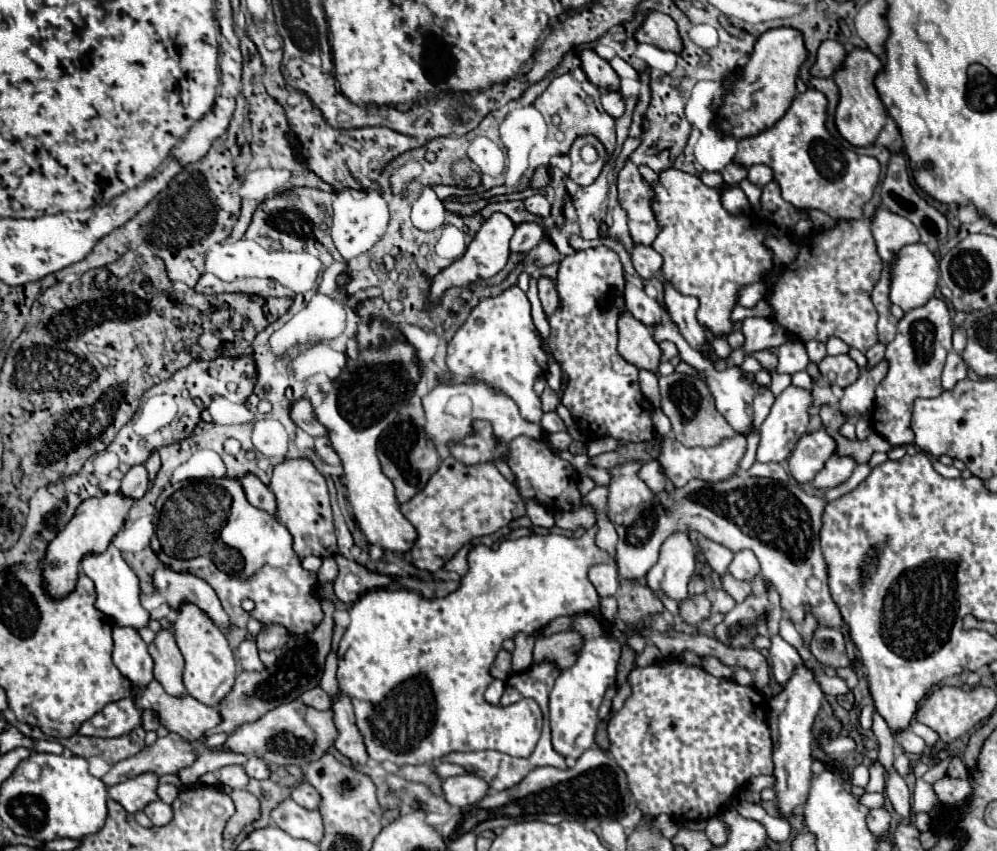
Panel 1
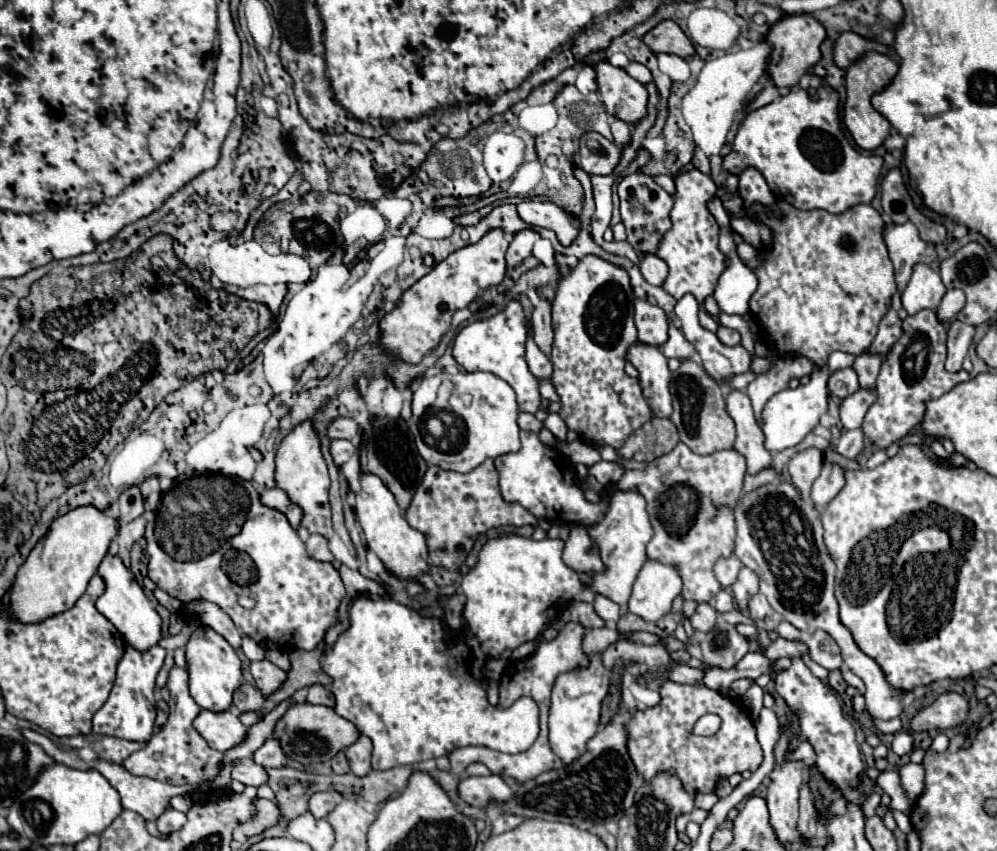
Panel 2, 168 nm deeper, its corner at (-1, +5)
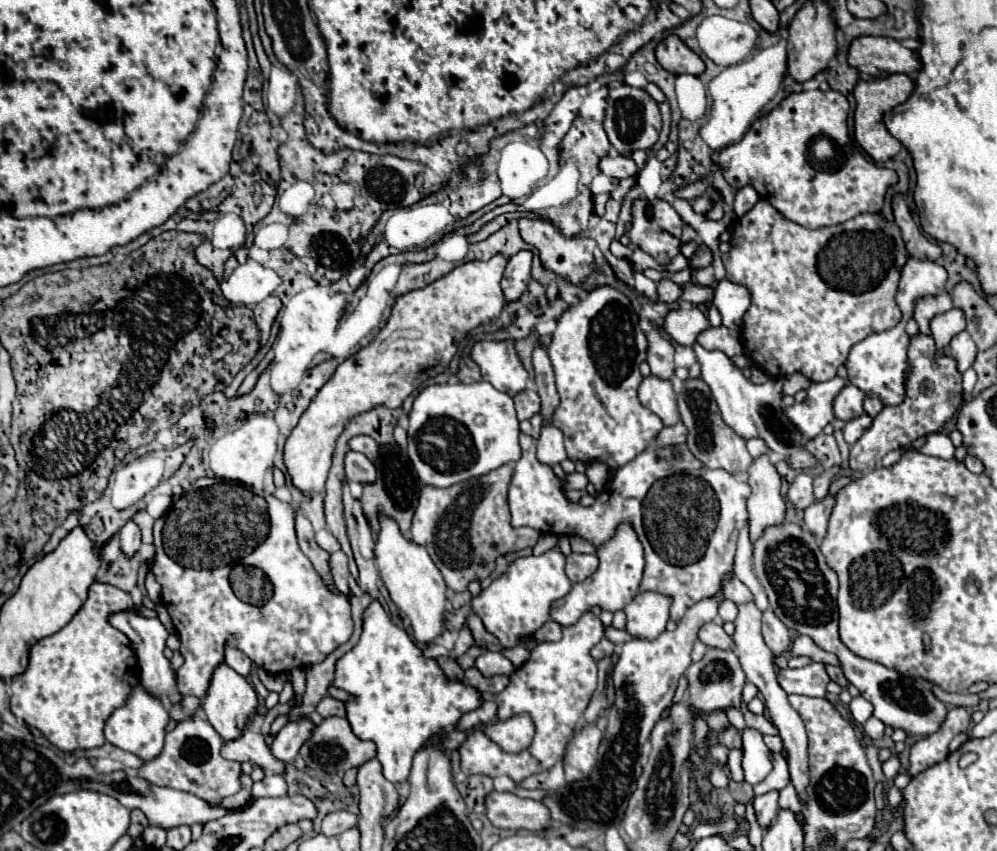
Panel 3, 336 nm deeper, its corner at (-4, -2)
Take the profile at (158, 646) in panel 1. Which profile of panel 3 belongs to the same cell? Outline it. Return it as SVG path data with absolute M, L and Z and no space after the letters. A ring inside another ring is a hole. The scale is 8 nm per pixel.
M193 713L189 719L179 721L177 727L165 735L163 751L155 759L143 763L137 769L137 777L159 787L173 787L193 793L205 801L217 801L221 797L235 795L241 789L241 767L237 761L227 761L221 757L221 745L223 741L219 733L207 721L197 717L197 713Z

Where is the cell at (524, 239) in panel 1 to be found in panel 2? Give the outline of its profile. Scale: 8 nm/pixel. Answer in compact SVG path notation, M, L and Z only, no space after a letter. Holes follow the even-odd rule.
M530 228L518 232L518 234L512 238L512 242L510 242L510 246L508 246L508 252L506 252L506 266L508 266L508 270L520 266L520 264L532 254L532 246L534 246L534 242L536 242L538 238L540 238L538 232L530 230Z

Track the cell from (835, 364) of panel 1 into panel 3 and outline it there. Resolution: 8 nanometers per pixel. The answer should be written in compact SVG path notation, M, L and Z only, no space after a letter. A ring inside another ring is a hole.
M851 383L845 385L835 397L835 417L839 417L841 421L859 417L863 413L863 399L865 393L861 393L861 389L857 389Z

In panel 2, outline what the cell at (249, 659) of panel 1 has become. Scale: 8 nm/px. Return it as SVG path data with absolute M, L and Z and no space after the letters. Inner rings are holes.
M270 660L252 662L250 672L254 676L256 688L262 694L274 694L274 690L278 690L278 686L282 686L282 682L286 680L286 672L280 670L278 666L274 666Z

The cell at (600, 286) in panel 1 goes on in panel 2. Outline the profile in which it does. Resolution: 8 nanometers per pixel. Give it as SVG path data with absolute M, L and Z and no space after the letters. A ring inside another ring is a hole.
M586 256L558 282L552 302L552 384L560 396L558 416L580 440L602 448L620 448L626 438L652 418L636 378L626 376L624 364L630 346L636 344L634 292L626 270Z

